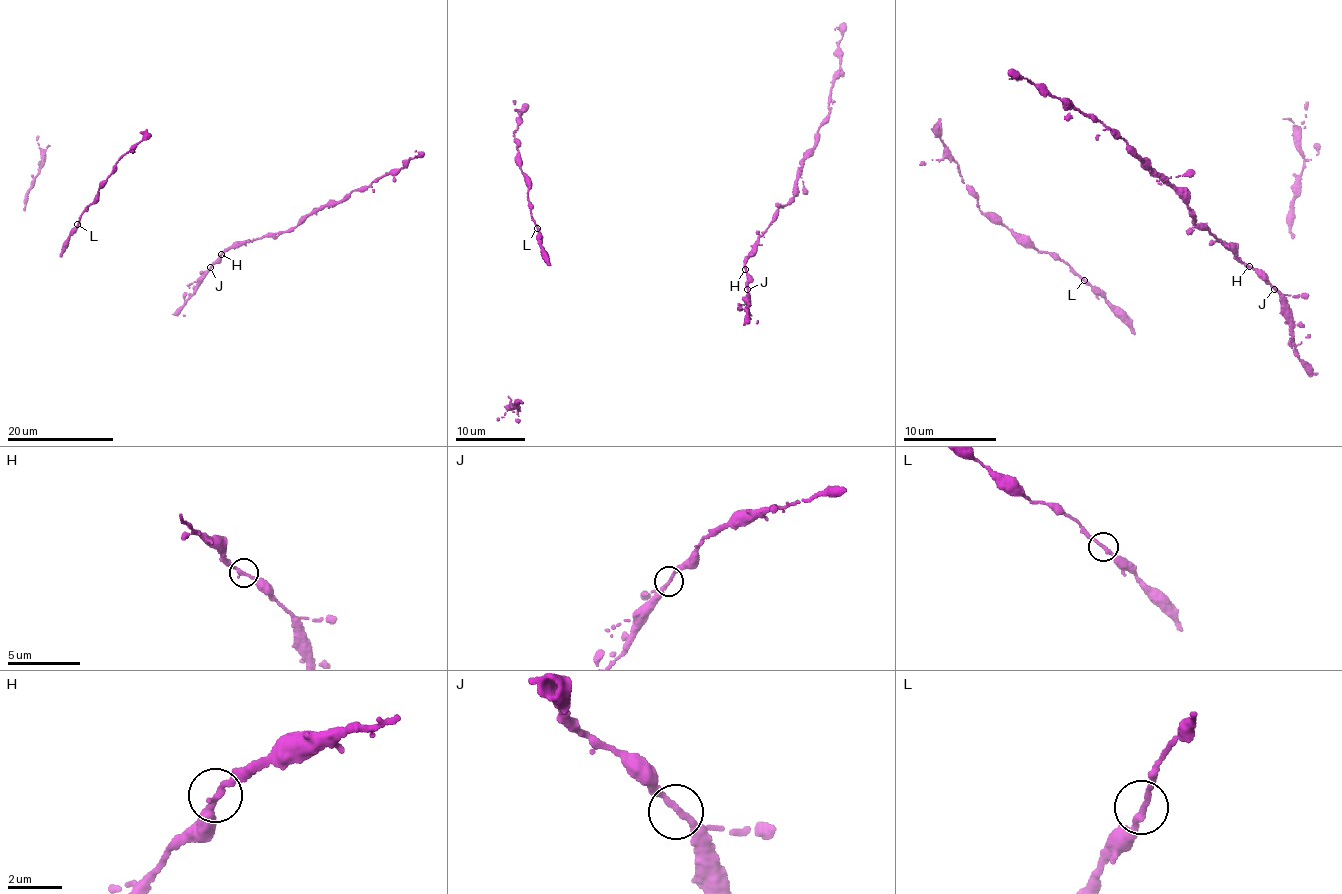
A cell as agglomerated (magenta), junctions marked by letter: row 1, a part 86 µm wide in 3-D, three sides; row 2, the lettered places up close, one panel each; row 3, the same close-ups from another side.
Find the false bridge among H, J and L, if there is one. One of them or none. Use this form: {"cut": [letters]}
{"cut": []}

